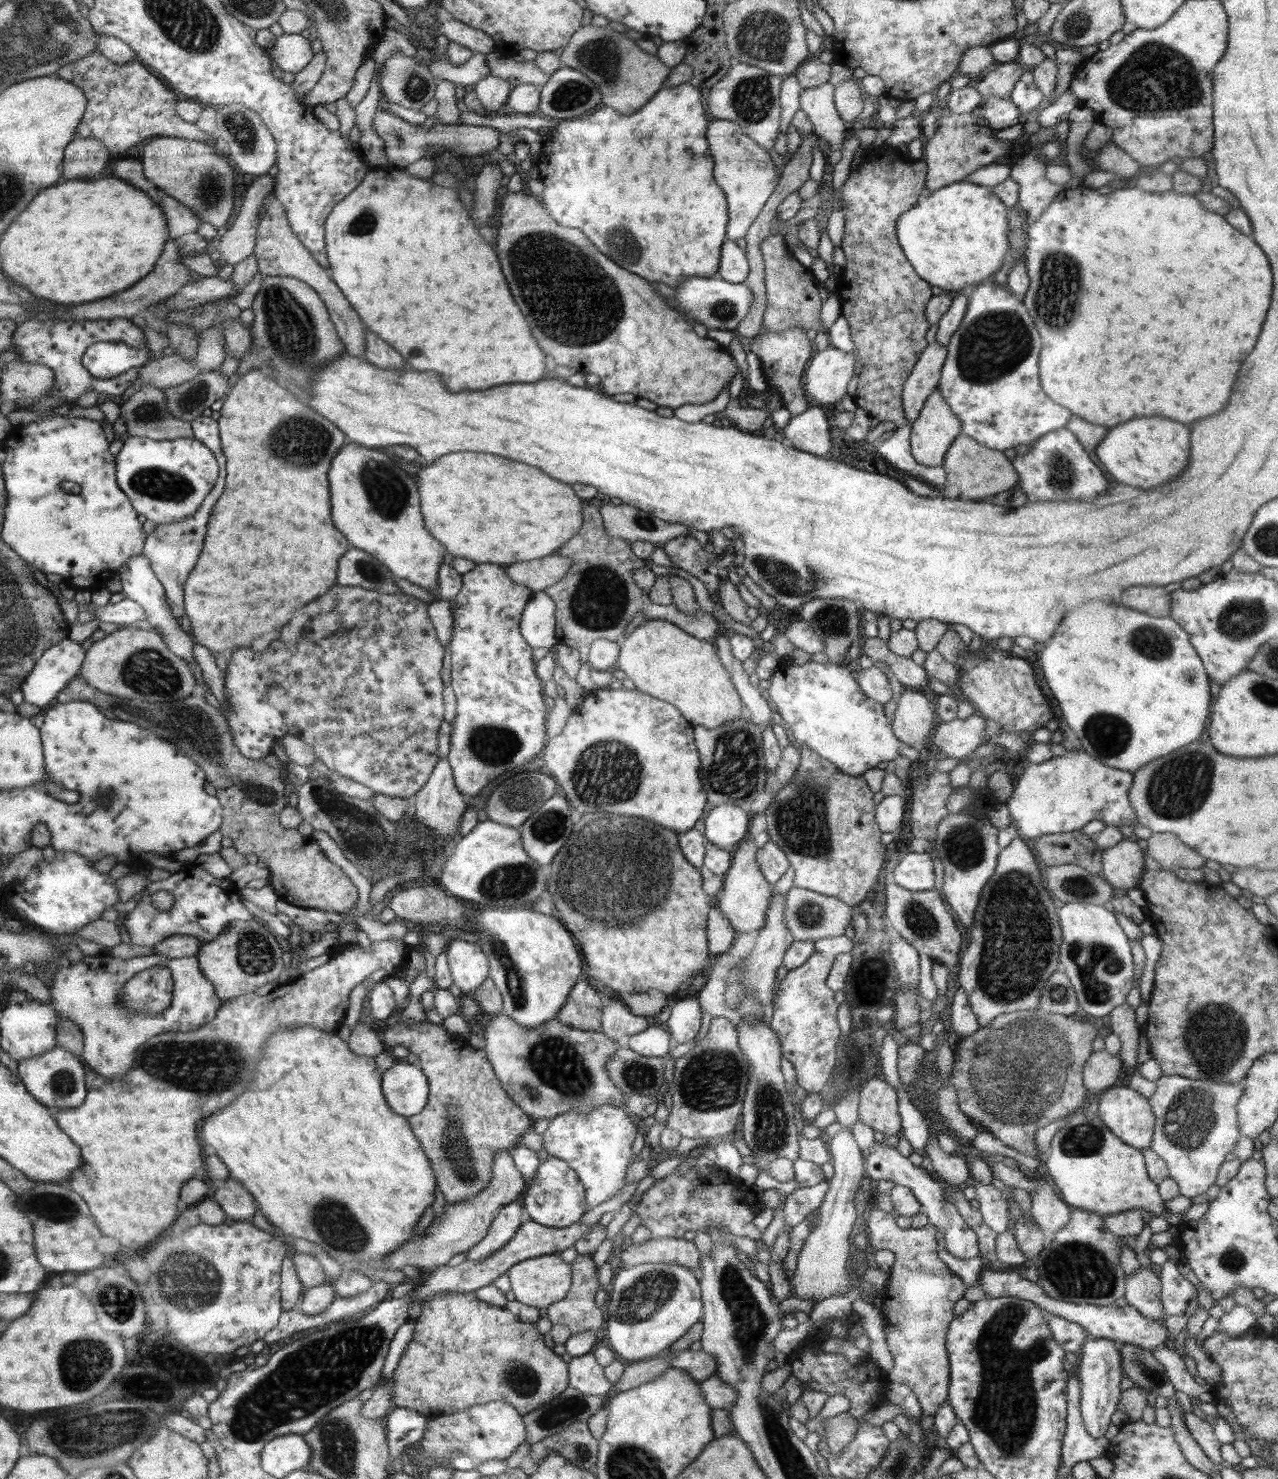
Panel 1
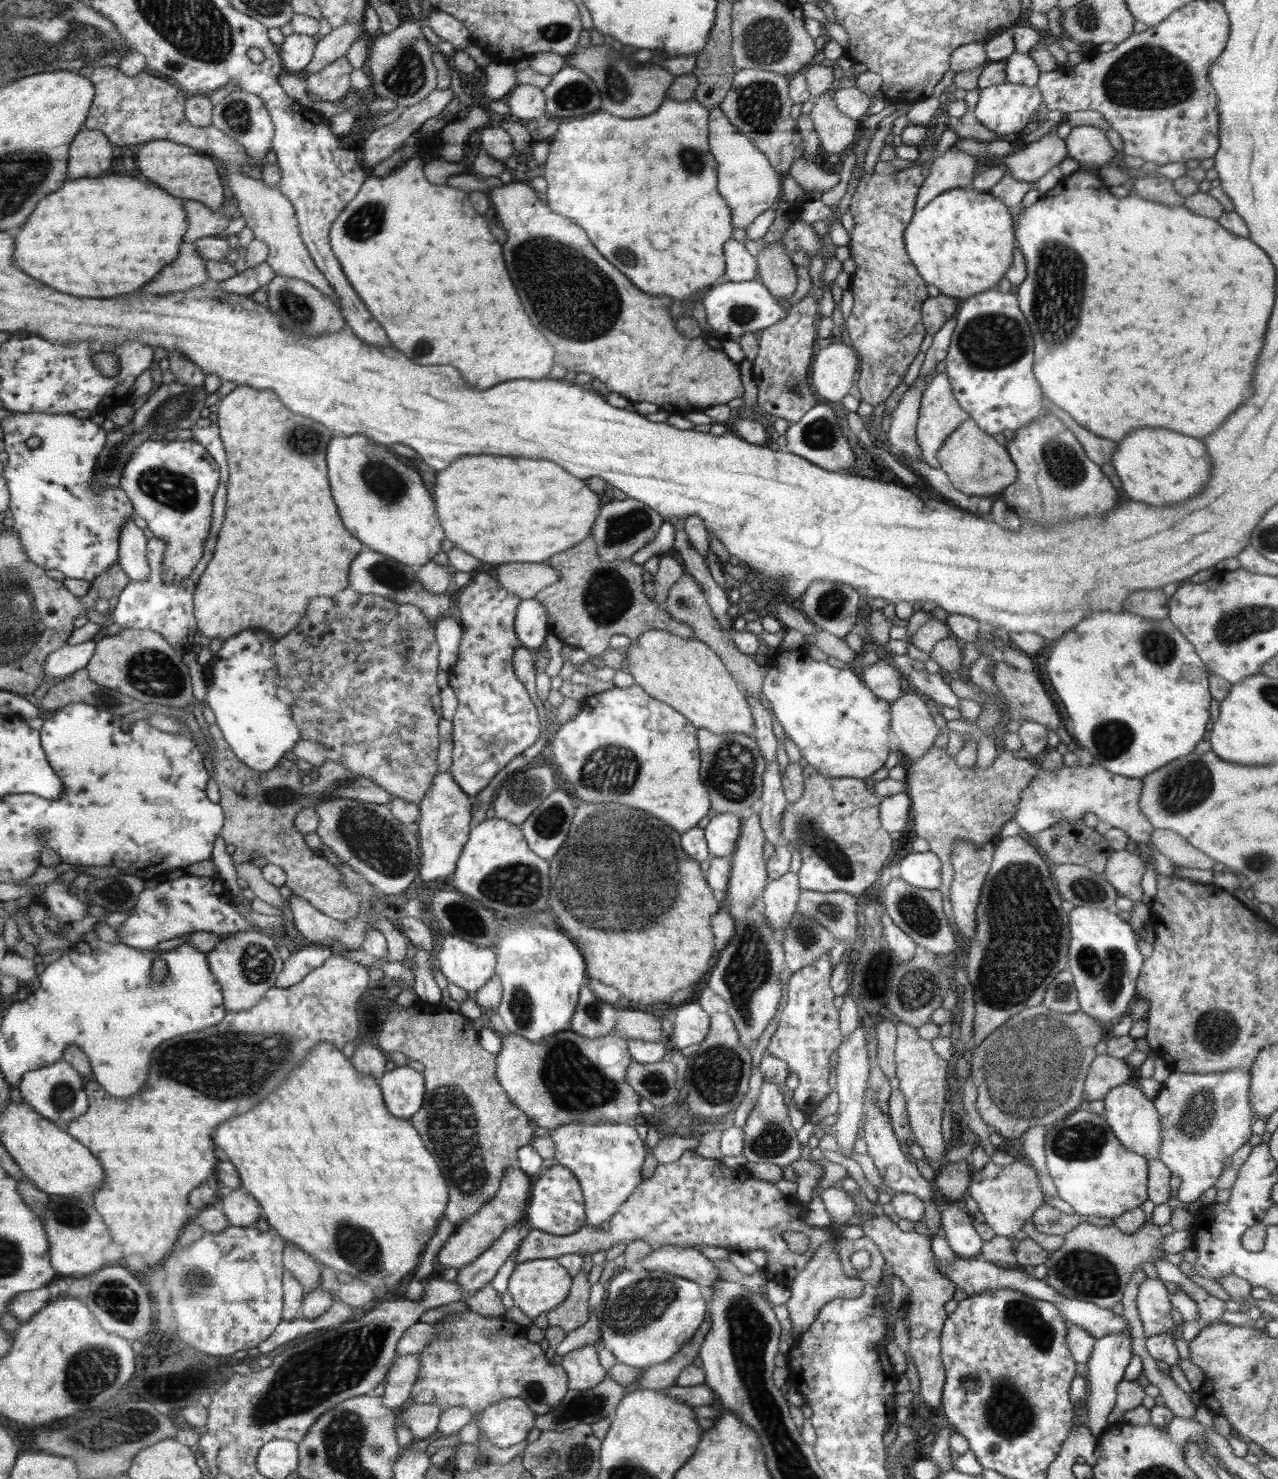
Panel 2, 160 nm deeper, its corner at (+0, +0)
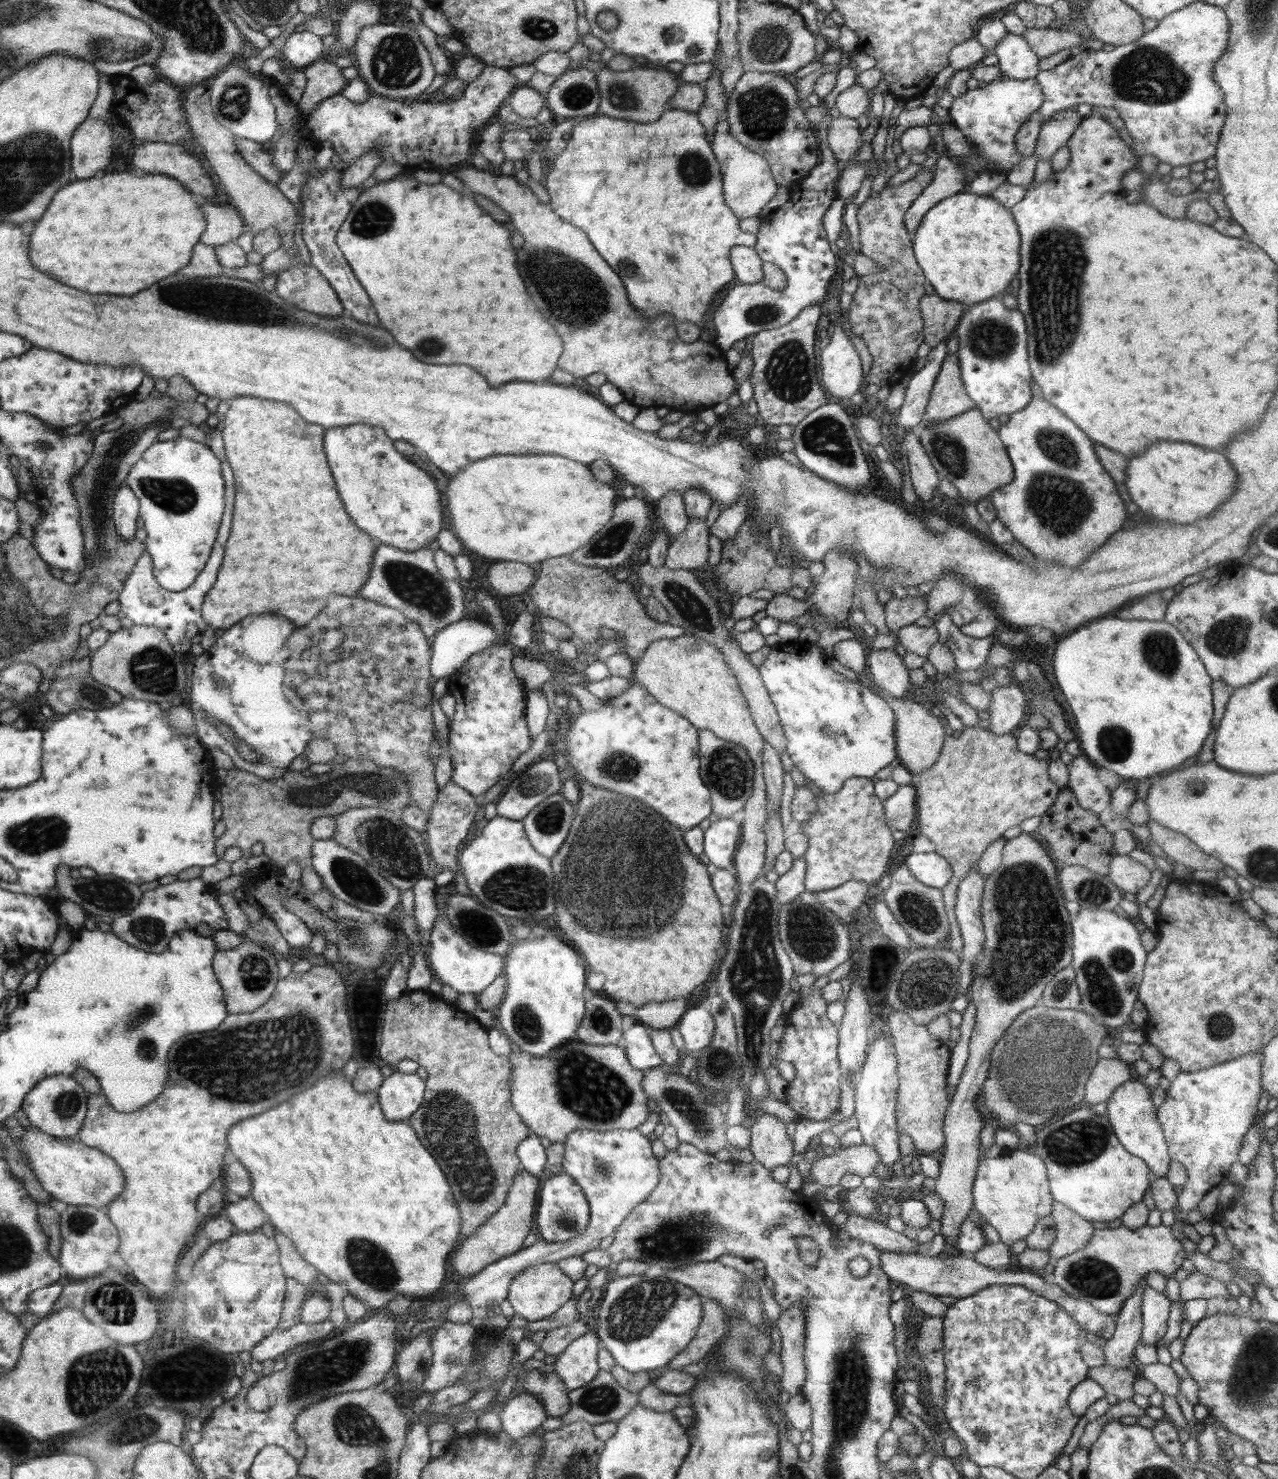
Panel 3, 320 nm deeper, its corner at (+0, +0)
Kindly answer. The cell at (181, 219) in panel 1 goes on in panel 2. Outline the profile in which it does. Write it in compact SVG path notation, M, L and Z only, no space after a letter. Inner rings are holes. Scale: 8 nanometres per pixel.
M181 199L188 219L188 228L184 235L184 242L196 242L204 237L225 235L225 228L230 219L222 211L213 211L203 202Z

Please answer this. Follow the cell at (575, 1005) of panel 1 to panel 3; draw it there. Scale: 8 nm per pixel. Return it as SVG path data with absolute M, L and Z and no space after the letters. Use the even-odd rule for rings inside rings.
M596 994L585 1002L585 1013L575 1038L598 1046L621 1043L622 1015L616 1009L614 1001Z

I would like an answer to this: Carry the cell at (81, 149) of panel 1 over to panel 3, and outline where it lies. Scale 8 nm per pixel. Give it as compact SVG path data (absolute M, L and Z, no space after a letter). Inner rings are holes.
M86 118L71 138L71 169L78 178L92 178L110 164L116 151L110 125L101 119Z

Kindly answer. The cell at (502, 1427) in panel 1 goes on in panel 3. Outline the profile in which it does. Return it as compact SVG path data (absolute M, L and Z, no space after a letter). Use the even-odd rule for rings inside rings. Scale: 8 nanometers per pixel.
M528 1393L508 1398L496 1413L500 1417L502 1431L513 1442L535 1433L547 1417L540 1399Z

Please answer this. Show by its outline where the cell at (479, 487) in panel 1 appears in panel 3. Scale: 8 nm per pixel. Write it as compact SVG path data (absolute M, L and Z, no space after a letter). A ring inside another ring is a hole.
M500 454L472 462L450 480L446 490L450 522L447 526L476 554L496 561L537 566L547 558L572 554L605 526L614 515L616 492L596 480L590 470L574 460L552 454Z

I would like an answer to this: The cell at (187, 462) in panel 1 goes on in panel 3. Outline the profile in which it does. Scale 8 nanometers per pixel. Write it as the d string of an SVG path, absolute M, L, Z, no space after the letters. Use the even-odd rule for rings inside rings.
M190 438L157 440L144 451L125 482L138 498L139 516L146 530L143 544L152 559L156 581L173 593L186 590L195 582L210 556L224 512L220 460L208 445Z

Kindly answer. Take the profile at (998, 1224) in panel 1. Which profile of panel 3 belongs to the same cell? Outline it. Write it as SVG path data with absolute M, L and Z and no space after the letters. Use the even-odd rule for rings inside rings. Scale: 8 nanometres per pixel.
M1009 1150L998 1158L988 1158L983 1154L977 1164L973 1182L974 1207L986 1218L1000 1235L1000 1240L1008 1247L1024 1240L1041 1218L1051 1216L1053 1196L1044 1161L1032 1150Z

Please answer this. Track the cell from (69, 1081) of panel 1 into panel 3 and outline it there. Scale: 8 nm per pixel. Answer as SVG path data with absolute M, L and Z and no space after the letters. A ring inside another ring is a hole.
M55 1074L43 1078L30 1089L23 1100L23 1108L31 1126L56 1138L77 1138L87 1113L88 1093L72 1075Z

